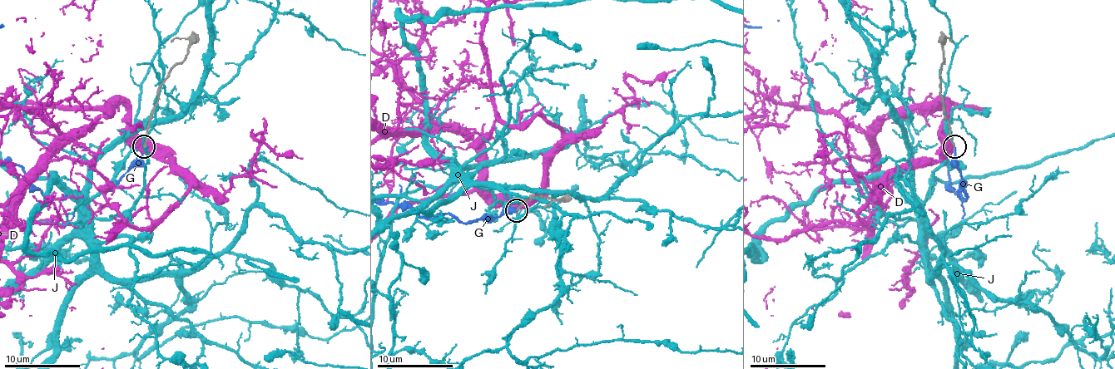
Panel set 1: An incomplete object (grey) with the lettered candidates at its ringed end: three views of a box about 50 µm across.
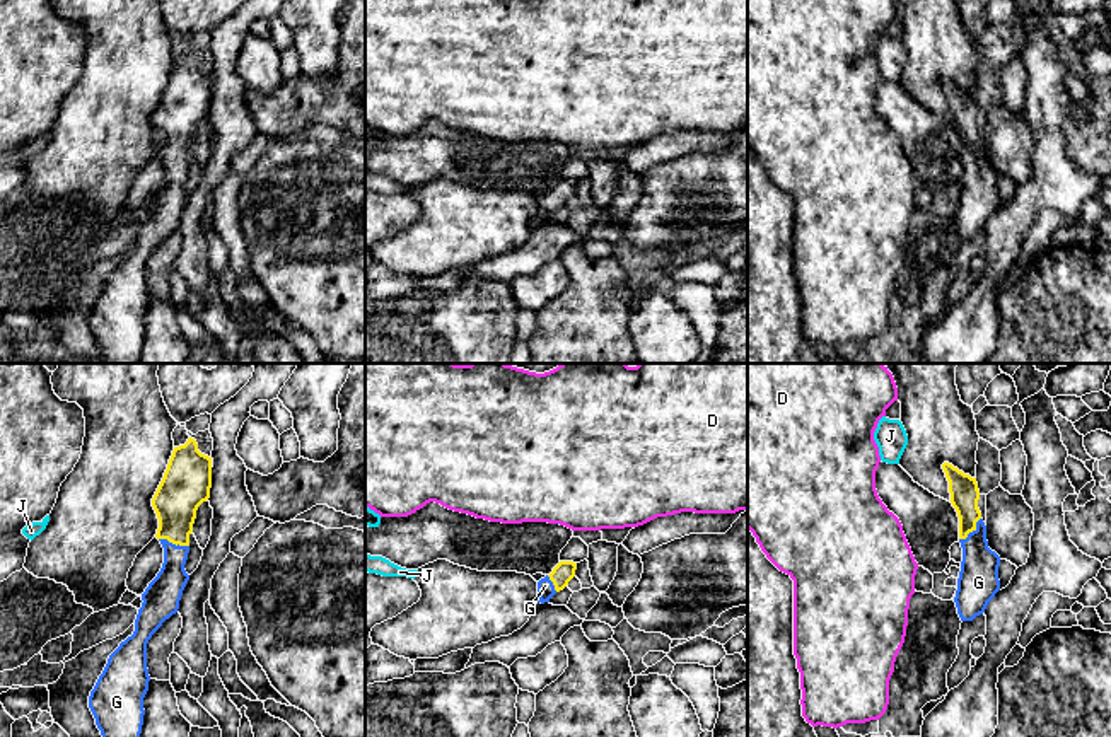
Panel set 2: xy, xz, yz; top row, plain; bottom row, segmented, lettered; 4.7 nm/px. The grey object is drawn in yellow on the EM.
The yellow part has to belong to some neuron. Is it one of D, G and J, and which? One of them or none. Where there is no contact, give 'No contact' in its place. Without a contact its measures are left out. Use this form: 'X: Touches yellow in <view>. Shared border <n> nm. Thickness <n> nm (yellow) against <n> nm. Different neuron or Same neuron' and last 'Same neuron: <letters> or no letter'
D: No contact. Different neuron
G: Touches yellow in xy. Shared border 150 nm. Thickness 220 nm (yellow) against 160 nm. Same neuron
J: No contact. Different neuron
Same neuron: G

